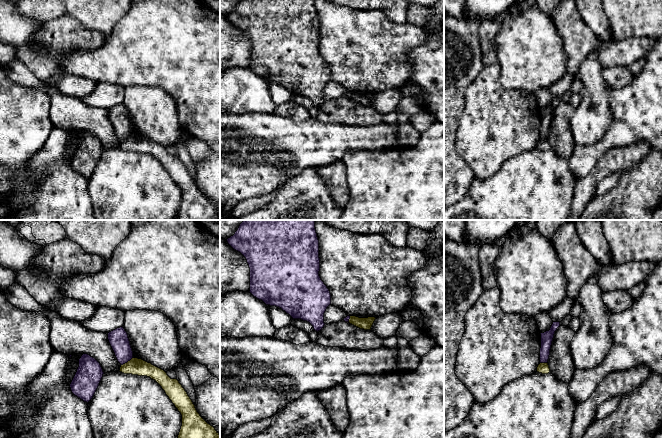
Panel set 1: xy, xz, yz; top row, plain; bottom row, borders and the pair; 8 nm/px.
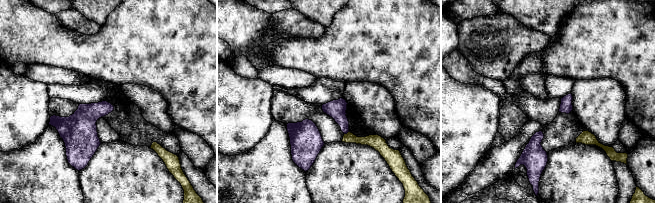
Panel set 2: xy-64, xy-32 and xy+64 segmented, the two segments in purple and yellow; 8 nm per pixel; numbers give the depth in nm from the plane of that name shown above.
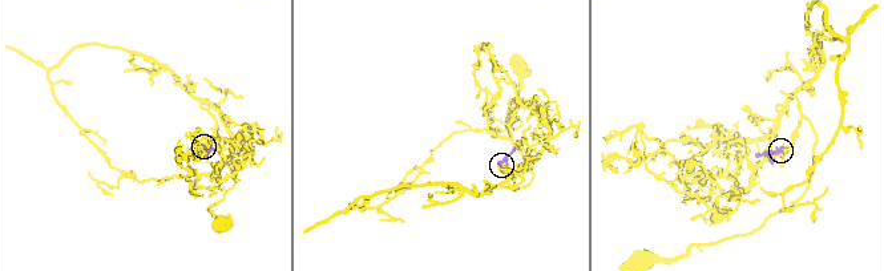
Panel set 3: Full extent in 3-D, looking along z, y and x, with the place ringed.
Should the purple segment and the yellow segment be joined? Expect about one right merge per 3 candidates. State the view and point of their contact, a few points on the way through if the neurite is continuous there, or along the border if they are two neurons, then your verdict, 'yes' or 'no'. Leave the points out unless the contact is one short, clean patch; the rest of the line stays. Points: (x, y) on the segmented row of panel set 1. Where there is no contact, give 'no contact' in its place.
xy (126, 362) | along xy (132, 357), (121, 365) | no

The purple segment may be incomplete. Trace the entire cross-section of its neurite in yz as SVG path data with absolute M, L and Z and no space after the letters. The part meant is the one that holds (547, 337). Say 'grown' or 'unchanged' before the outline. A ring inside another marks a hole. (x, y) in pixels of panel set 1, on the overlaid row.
unchanged; M553 322L549 331L541 334L540 363L547 363L555 331L560 326L560 322Z

